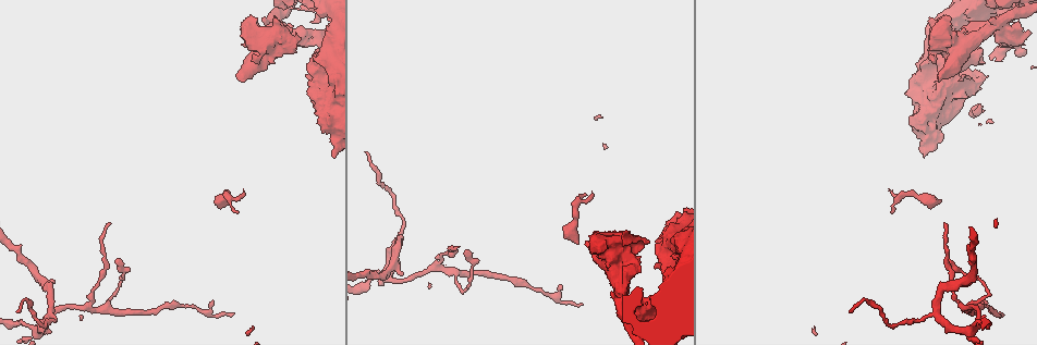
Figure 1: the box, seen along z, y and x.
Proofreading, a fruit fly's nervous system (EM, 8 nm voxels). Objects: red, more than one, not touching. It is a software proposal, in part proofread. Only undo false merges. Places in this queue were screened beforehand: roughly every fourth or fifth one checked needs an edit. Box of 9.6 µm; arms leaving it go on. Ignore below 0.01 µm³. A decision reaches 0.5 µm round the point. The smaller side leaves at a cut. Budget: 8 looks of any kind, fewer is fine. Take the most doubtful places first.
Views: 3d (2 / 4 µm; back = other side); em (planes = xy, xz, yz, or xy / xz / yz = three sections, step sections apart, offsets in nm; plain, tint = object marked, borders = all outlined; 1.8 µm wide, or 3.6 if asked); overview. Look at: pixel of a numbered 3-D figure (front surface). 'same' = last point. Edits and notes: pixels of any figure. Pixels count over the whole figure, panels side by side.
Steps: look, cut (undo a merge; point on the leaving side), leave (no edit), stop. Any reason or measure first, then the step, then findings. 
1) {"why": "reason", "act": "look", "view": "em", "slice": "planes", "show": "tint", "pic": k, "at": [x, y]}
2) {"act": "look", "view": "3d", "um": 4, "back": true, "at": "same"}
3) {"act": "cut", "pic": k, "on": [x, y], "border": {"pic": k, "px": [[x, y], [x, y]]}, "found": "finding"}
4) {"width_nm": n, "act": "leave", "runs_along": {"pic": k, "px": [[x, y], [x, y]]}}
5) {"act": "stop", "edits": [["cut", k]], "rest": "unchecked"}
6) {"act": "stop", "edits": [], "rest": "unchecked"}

{"why": "three-way junction", "act": "look", "view": "em", "slice": "xz", "step": 8, "show": "borders", "pic": 1, "at": [1004, 21]}

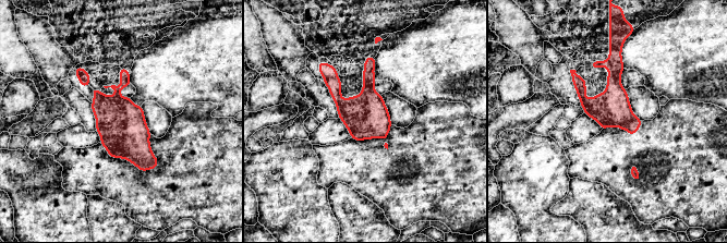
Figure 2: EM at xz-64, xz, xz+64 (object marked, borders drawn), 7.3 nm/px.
{"act": "cut", "pic": 2, "on": [612, 108], "border": {"pic": 2, "px": [[633, 116], [621, 129]]}, "found": "a second neuron is stuck on"}

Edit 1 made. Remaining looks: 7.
{"why": "sudden change in width", "act": "look", "view": "3d", "um": 4, "pic": 1, "at": [669, 252]}

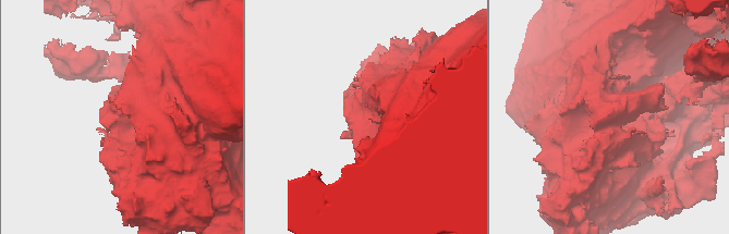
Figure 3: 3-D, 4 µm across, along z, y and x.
{"act": "look", "view": "em", "um": 3.6, "slice": "xz", "step": 4, "show": "tint", "pic": 3, "at": [369, 114]}

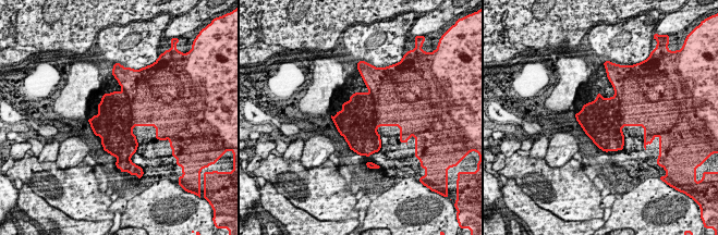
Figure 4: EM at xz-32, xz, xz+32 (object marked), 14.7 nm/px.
{"act": "look", "view": "em", "um": 3.6, "slice": "planes", "show": "tint", "at": "same"}

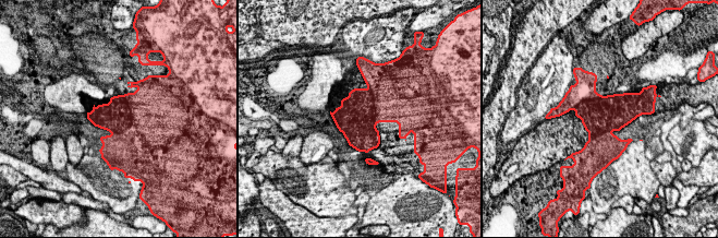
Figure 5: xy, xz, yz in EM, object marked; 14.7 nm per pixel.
{"width_nm": 650, "act": "leave", "found": "all the same neuron"}

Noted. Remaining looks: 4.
{"why": "two arms at a narrow angle", "act": "look", "view": "3d", "um": 4, "back": true, "pic": 1, "at": [88, 309]}

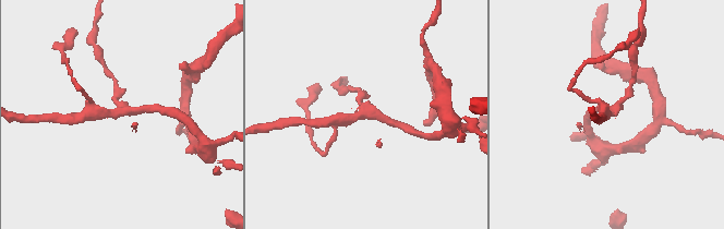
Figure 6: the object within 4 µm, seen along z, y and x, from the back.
{"arms": 4, "why": "shape alone is not enough", "act": "look", "view": "em", "slice": "xy", "step": 4, "show": "tint", "pic": 6, "at": [367, 110]}

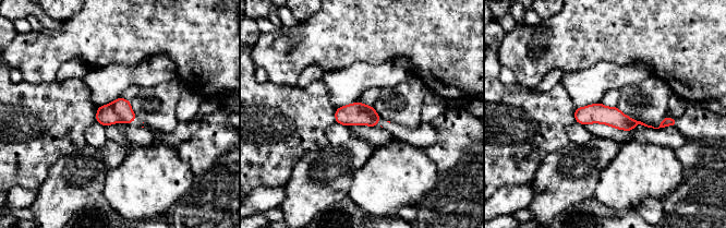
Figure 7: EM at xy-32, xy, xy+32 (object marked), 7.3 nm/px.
{"act": "look", "view": "em", "slice": "planes", "show": "tint", "at": "same"}

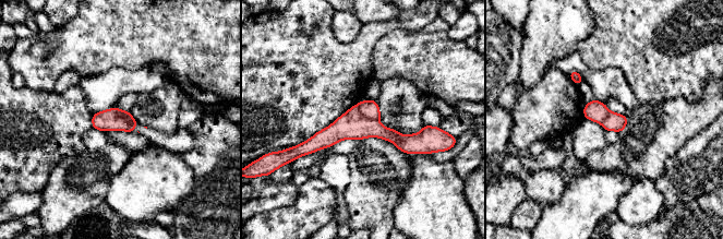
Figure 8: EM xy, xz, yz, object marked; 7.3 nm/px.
{"act": "cut", "pic": 8, "on": [370, 109], "border": {"pic": 8, "px": [[357, 105], [364, 116], [377, 120]]}, "found": "a second neuron is stuck on"}

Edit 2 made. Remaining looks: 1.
{"act": "stop", "edits": [["cut", 2], ["cut", 8]], "rest": "unchecked"}

